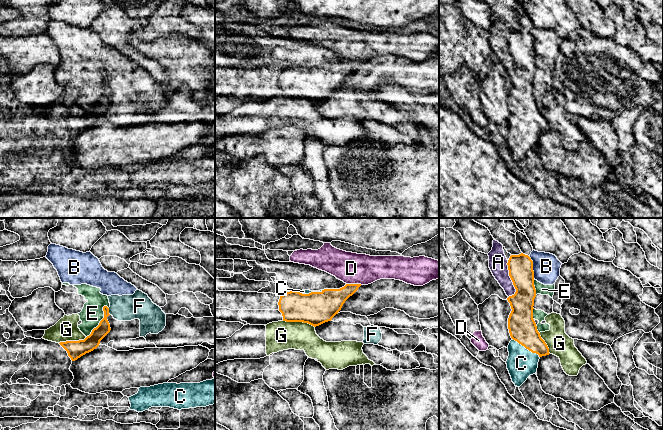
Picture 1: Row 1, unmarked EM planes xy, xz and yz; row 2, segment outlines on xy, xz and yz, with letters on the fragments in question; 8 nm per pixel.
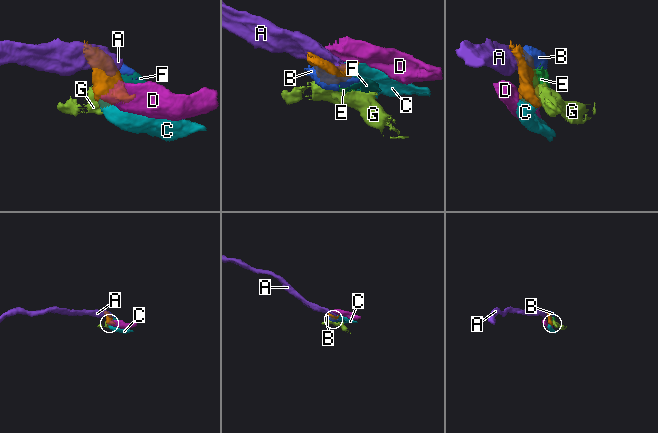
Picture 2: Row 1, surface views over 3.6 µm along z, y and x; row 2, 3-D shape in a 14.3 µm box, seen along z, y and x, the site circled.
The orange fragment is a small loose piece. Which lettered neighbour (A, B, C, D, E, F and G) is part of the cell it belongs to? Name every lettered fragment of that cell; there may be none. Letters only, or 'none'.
C

